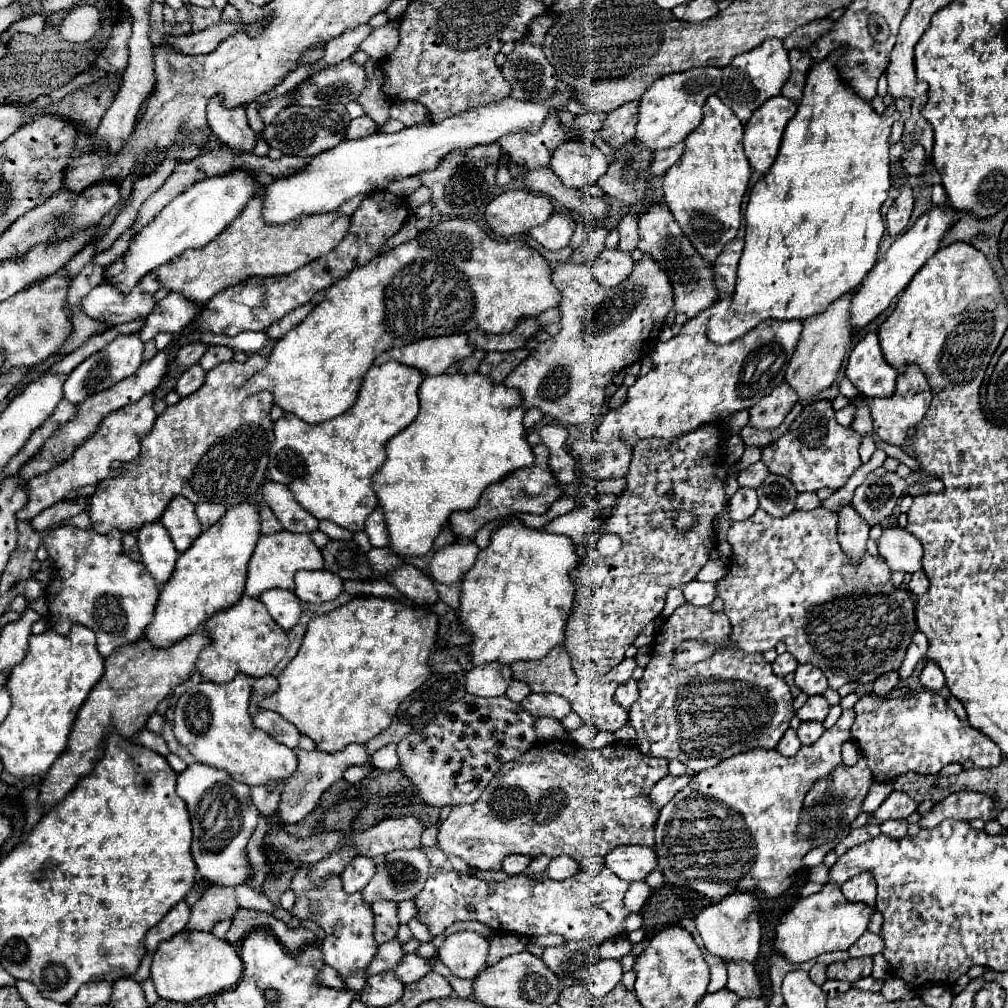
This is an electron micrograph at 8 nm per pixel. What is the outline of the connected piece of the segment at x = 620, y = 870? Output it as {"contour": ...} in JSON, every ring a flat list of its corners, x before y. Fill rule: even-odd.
{"contour":[[617,846,605,856,605,866,611,868,619,878,633,882,645,880,645,876,657,868,655,850,643,846]]}

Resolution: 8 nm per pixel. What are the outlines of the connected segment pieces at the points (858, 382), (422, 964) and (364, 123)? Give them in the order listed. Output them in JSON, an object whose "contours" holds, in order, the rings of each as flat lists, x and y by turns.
{"contours":[[[875,332,865,334,851,350,845,374,863,396,871,398,891,396,897,378,897,370,883,360]],[[405,954,399,962,397,968,393,968,393,974,403,982,411,984,423,978,427,972,431,972,431,962,427,958,419,958,417,954]],[[361,116,357,120,353,120,345,132,345,138,347,140,357,140,357,138,363,138,363,136,369,136,377,132,377,124,369,118,369,116]]]}

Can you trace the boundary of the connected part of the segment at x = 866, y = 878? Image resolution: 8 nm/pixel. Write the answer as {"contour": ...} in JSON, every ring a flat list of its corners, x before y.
{"contour":[[861,872,841,886,841,892,851,902,875,902,875,880,871,872]]}

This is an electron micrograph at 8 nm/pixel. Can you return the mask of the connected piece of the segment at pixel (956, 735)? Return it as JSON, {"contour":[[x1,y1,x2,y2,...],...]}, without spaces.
{"contour":[[931,690,911,692,909,696,895,700,883,700,871,694,861,696,853,710,855,724,851,726,851,738,867,756,877,782,889,782,897,774,909,770,919,774,937,774,951,762,959,762,963,768,993,768,1003,758,993,740,961,722,949,708,947,700]]}

